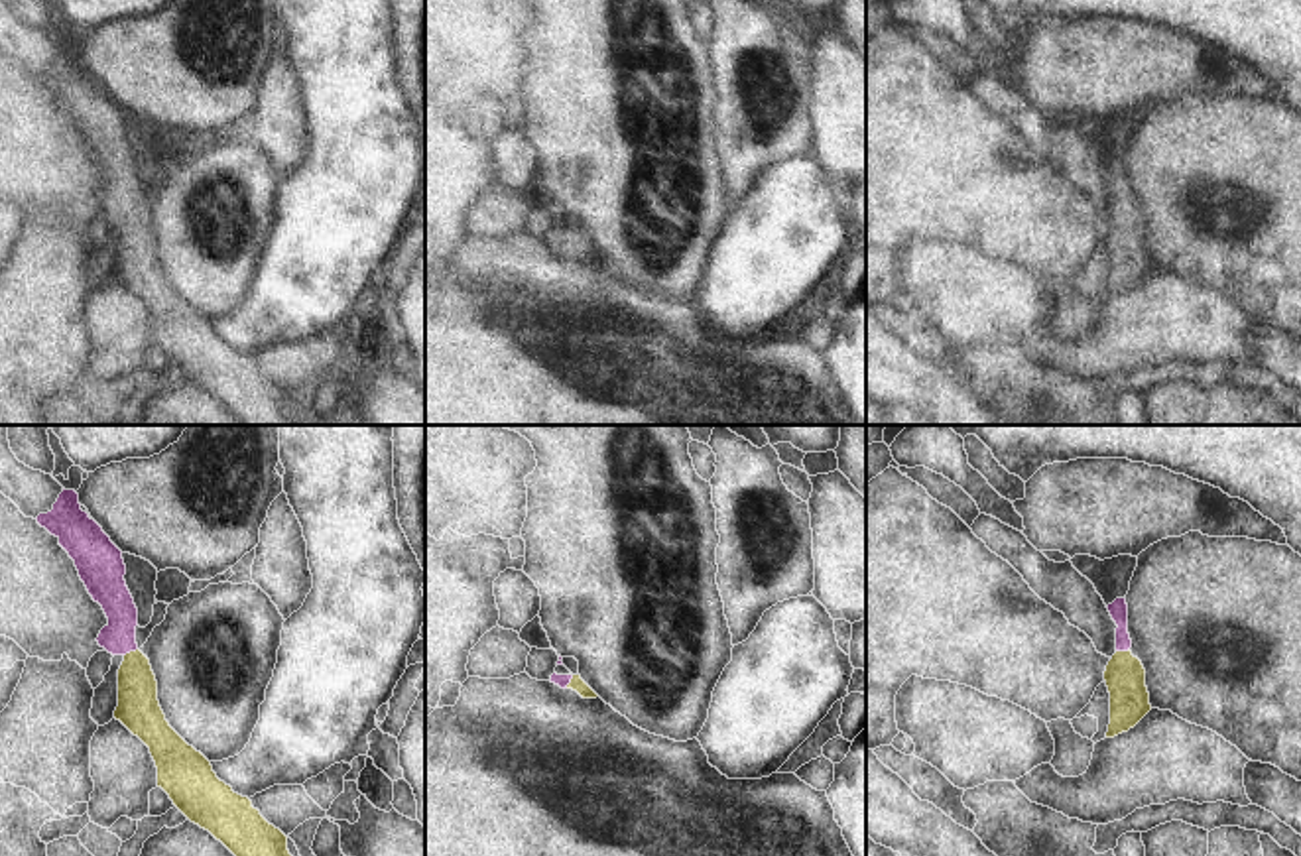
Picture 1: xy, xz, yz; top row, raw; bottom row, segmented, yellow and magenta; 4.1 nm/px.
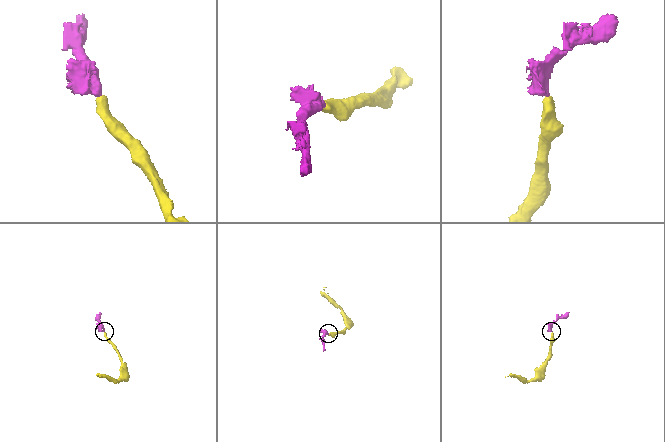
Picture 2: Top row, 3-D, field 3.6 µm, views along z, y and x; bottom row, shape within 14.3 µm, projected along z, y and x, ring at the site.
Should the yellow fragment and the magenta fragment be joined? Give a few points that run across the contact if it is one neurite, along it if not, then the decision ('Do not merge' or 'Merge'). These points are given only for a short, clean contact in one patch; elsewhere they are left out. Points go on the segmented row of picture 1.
Line: xy (138, 709), (130, 652), (119, 638). Merge

